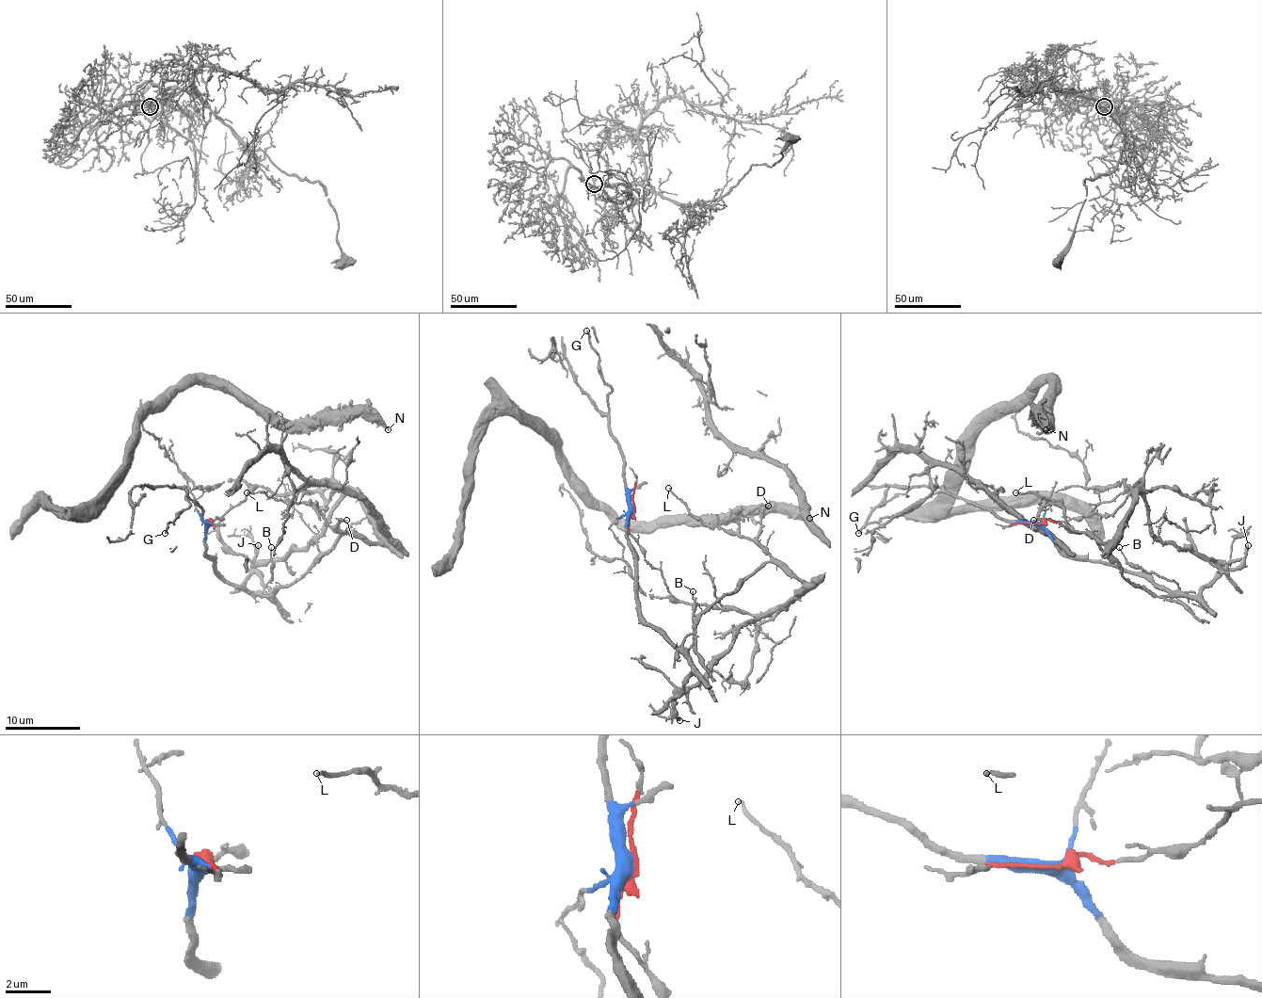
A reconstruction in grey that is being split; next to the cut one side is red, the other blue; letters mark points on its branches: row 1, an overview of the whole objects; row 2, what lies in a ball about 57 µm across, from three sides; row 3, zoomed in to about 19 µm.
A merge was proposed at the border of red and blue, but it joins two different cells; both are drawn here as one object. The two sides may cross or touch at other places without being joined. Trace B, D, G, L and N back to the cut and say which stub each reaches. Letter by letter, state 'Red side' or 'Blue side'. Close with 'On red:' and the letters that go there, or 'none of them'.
B: Blue side
D: Red side
G: Blue side
L: Red side
N: Red side
On red: D, L, N

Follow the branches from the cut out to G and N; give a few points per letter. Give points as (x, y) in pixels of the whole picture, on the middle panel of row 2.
G: (633, 509), (624, 460), (609, 426), (611, 387), (603, 378), (599, 355), (586, 330)
N: (633, 509), (630, 536), (662, 573), (665, 597), (590, 549), (567, 479), (620, 523), (809, 519)

